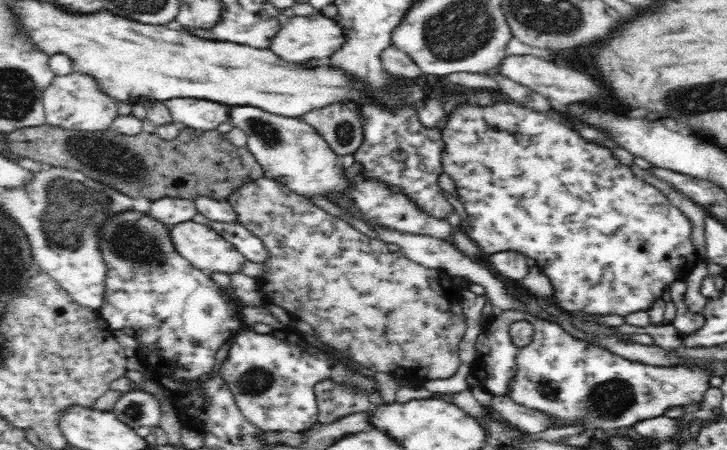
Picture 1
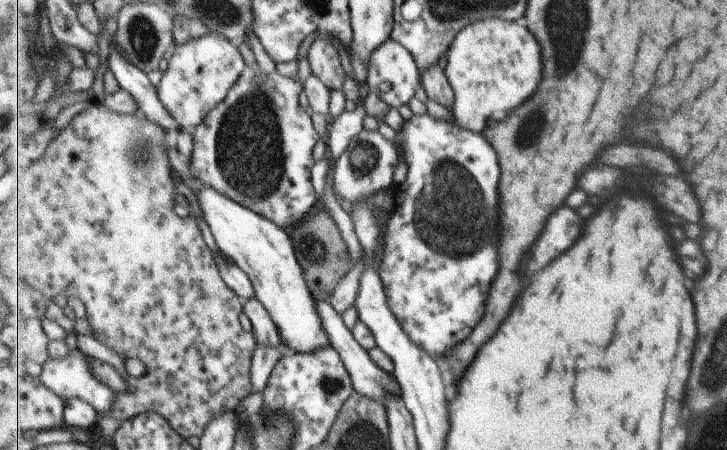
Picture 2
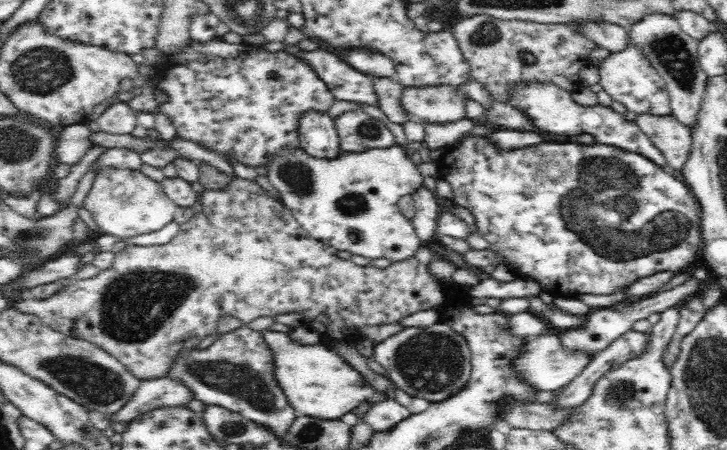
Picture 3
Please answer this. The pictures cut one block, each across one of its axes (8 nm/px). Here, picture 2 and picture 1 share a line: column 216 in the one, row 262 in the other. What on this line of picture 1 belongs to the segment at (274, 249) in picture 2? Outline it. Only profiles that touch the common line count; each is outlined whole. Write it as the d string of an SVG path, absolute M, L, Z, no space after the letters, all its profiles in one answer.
M192 220L169 225L173 249L198 270L242 272L246 258L208 225Z

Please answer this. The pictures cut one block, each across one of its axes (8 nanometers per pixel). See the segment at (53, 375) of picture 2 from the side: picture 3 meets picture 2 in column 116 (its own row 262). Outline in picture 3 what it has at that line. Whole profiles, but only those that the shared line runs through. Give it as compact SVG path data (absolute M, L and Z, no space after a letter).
M398 144L390 148L373 148L364 152L344 151L334 160L312 158L301 148L283 151L268 166L268 181L278 191L284 206L300 223L300 226L316 240L321 240L337 251L346 250L364 258L386 258L392 263L401 263L416 256L422 246L417 239L409 218L396 206L398 198L412 195L424 187L424 178L416 164Z

